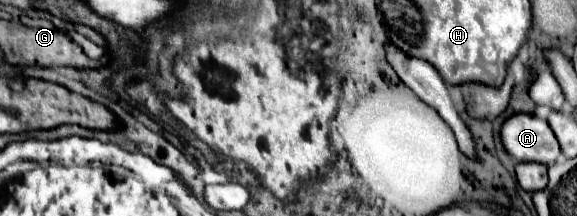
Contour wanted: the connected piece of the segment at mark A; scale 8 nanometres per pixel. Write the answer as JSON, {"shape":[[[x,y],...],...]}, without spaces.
{"shape":[[[518,113],[504,121],[500,131],[504,149],[514,161],[554,163],[560,157],[560,145],[544,119],[532,113]]]}

